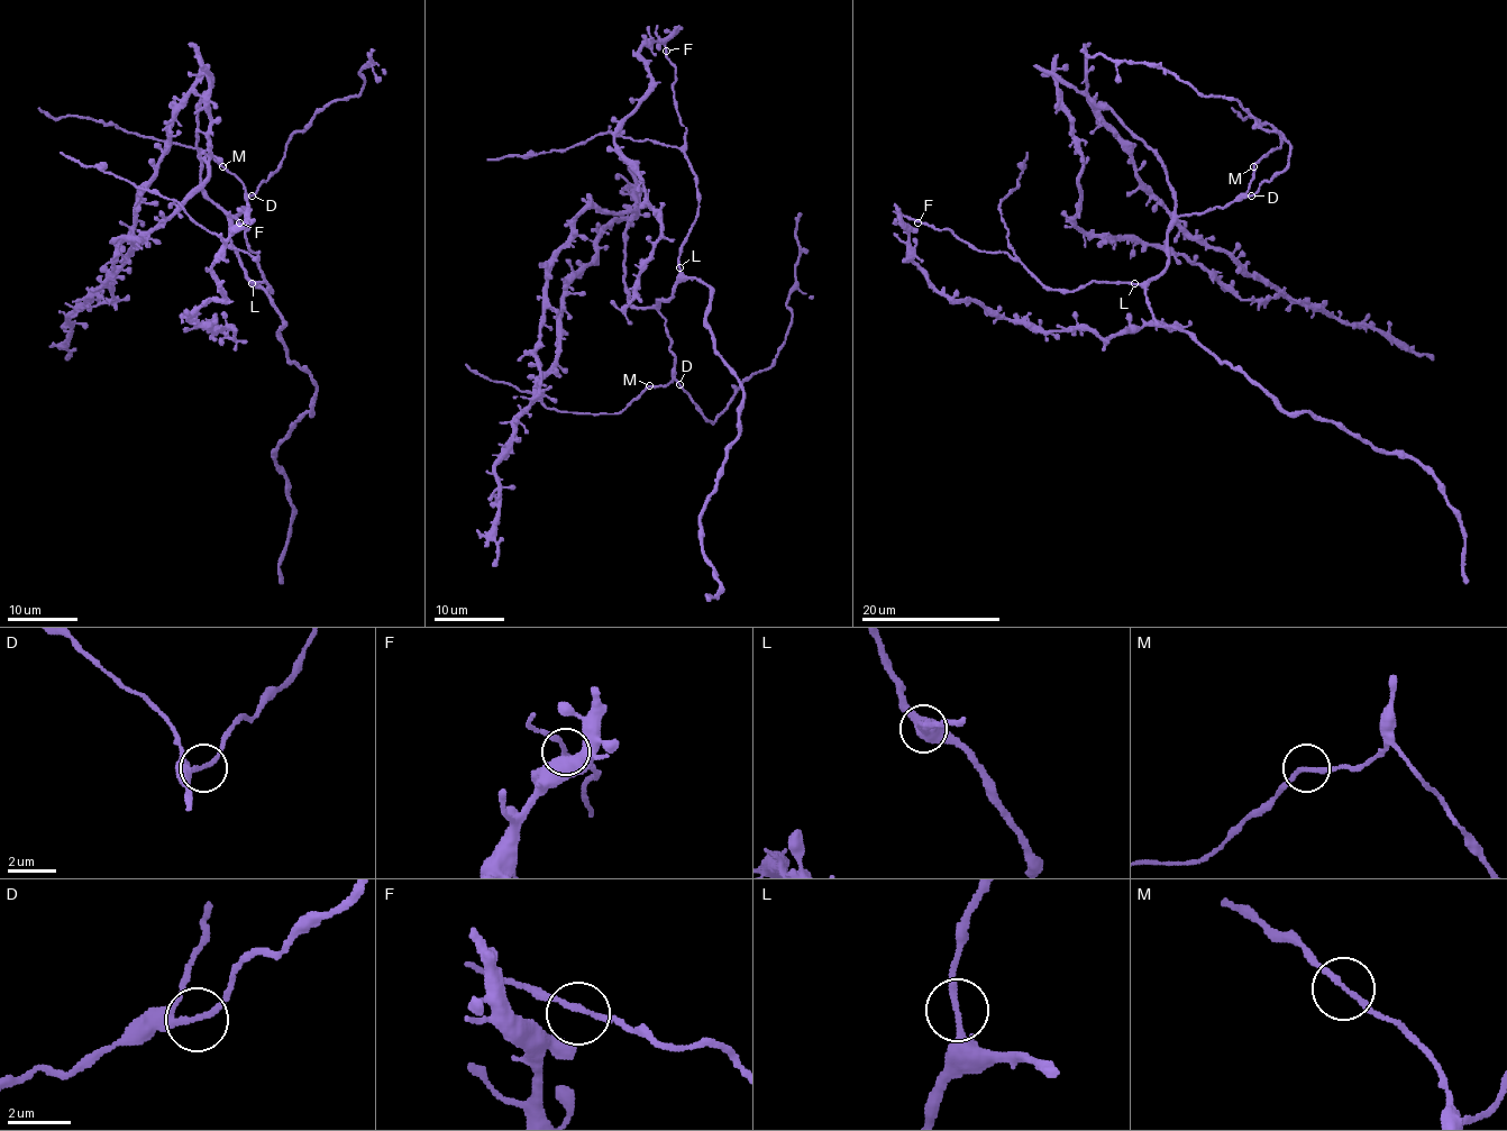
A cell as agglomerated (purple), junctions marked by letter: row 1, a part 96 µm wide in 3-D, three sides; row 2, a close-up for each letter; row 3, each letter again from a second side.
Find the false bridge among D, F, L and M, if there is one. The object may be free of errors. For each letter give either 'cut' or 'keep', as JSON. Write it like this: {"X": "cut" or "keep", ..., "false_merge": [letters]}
{"D": "keep", "F": "keep", "L": "keep", "M": "keep", "false_merge": []}

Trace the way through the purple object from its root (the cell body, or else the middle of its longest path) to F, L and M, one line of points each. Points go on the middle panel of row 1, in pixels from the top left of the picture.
F: (624, 263), (631, 306), (666, 300), (681, 277), (678, 247), (697, 212), (666, 51)
L: (624, 263), (624, 288), (628, 301), (636, 307), (652, 307), (658, 300), (666, 300), (681, 277), (678, 266)
M: (624, 263), (628, 301), (658, 310), (675, 356), (674, 379), (665, 385), (649, 385)

